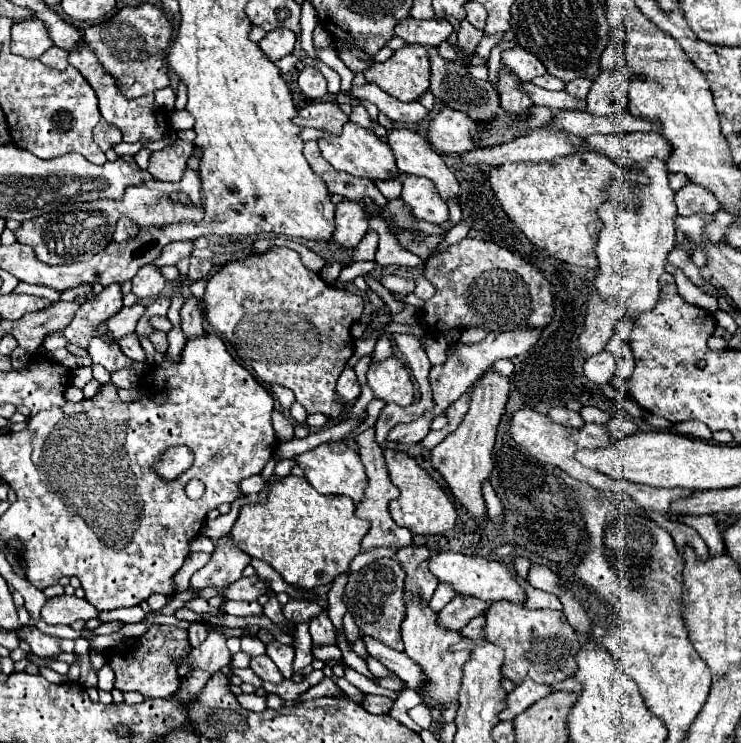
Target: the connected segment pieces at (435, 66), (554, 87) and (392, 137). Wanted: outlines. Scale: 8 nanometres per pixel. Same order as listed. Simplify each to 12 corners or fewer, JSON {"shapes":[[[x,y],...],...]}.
{"shapes":[[[431,59],[431,93],[443,105],[489,121],[501,109],[489,81],[467,67]],[[545,73],[533,83],[549,91],[565,87],[563,81]],[[399,127],[387,143],[401,173],[431,179],[461,203],[455,175],[419,133]]]}

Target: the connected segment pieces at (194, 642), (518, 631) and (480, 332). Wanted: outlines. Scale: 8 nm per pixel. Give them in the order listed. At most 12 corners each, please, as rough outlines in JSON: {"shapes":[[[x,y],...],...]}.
{"shapes":[[[193,623],[189,633],[191,647],[201,645],[207,629],[201,623]],[[497,601],[485,639],[517,685],[513,721],[575,675],[581,643],[563,611]],[[481,328],[465,329],[460,343],[471,344],[482,341],[487,332]]]}

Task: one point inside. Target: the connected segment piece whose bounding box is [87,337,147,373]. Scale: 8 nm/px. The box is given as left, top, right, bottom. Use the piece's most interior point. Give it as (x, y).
(109, 355)

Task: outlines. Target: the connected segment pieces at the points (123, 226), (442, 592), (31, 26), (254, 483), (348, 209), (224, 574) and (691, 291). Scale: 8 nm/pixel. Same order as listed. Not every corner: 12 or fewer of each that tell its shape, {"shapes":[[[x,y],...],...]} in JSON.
{"shapes":[[[119,219],[113,241],[127,241],[139,227],[131,219]],[[439,583],[431,609],[441,611],[453,599],[453,587]],[[39,19],[13,23],[11,53],[39,59],[53,41]],[[261,475],[243,481],[241,489],[245,495],[261,493],[269,479]],[[337,205],[335,243],[355,247],[369,229],[363,205]],[[223,535],[191,587],[227,587],[251,557]],[[667,267],[679,295],[701,309],[717,311],[719,303],[697,289],[681,269]]]}

